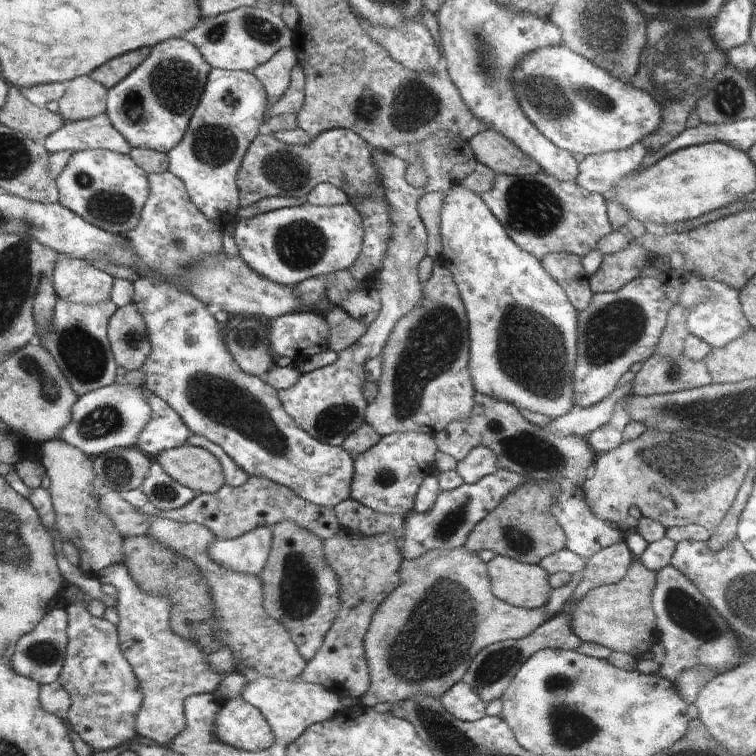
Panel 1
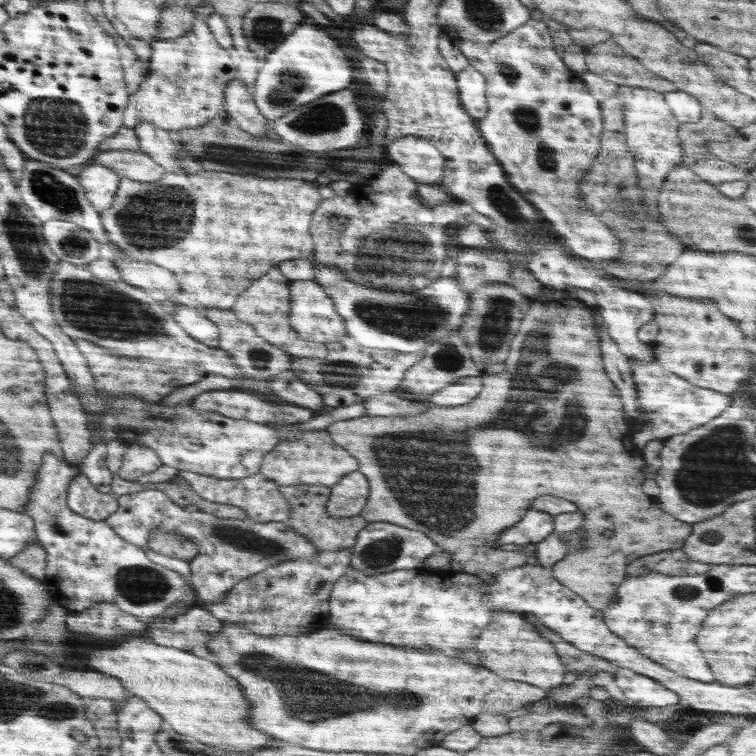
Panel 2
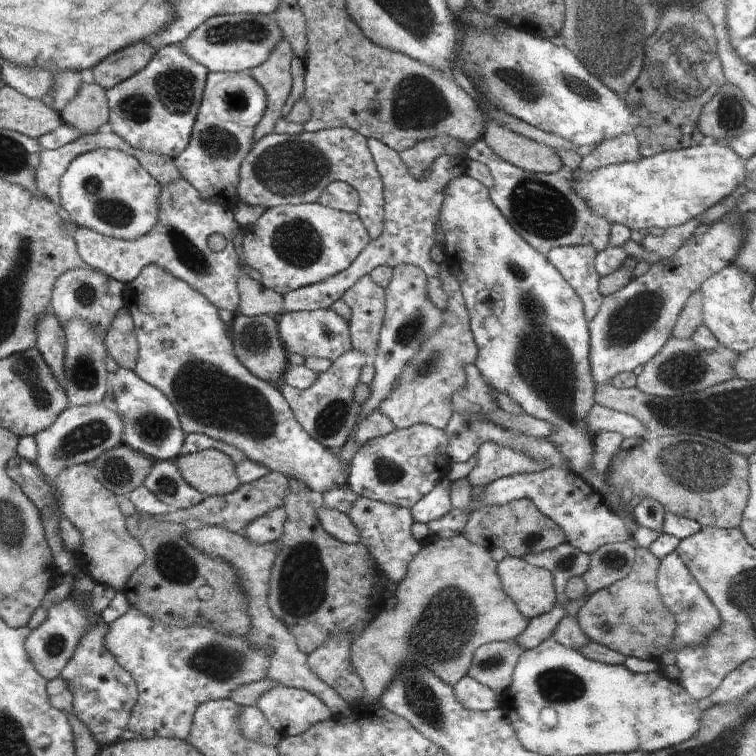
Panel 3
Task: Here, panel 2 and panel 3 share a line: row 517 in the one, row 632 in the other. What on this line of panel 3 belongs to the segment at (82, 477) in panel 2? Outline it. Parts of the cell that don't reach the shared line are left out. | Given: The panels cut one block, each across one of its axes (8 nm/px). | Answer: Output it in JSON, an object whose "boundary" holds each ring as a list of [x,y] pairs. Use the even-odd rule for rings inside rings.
{"boundary":[[[92,612],[88,618],[92,618],[92,630],[84,634],[75,656],[59,677],[66,680],[68,688],[72,690],[76,718],[90,730],[94,740],[104,747],[122,739],[130,712],[138,698],[138,687],[132,676],[114,660],[109,648],[104,646],[104,636],[108,634],[110,624]]]}

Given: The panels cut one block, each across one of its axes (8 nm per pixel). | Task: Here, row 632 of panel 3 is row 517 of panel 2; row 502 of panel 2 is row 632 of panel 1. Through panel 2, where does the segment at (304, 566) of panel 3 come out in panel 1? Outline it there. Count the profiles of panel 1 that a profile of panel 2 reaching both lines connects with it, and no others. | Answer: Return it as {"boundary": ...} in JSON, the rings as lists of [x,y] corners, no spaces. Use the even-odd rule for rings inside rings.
{"boundary":[[[291,520],[277,522],[273,526],[271,551],[258,574],[263,582],[265,613],[290,633],[306,662],[317,653],[341,607],[339,578],[328,566],[323,540]]]}

